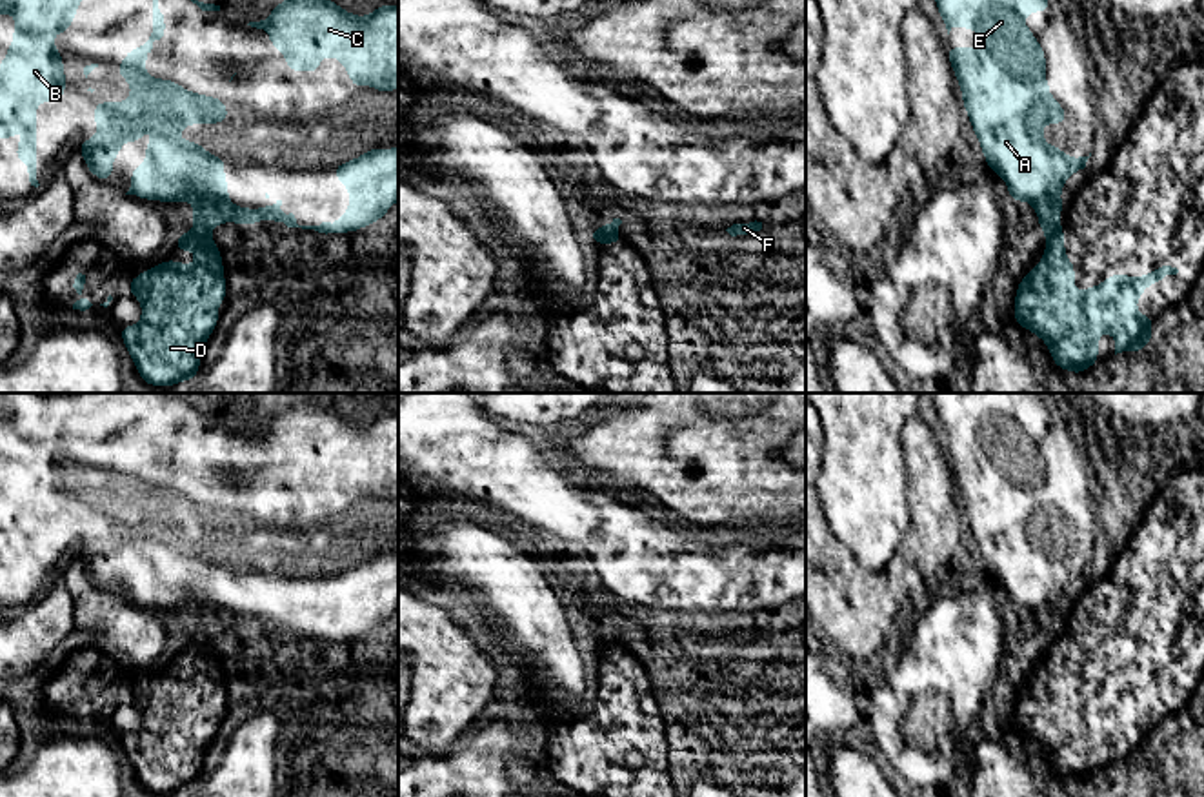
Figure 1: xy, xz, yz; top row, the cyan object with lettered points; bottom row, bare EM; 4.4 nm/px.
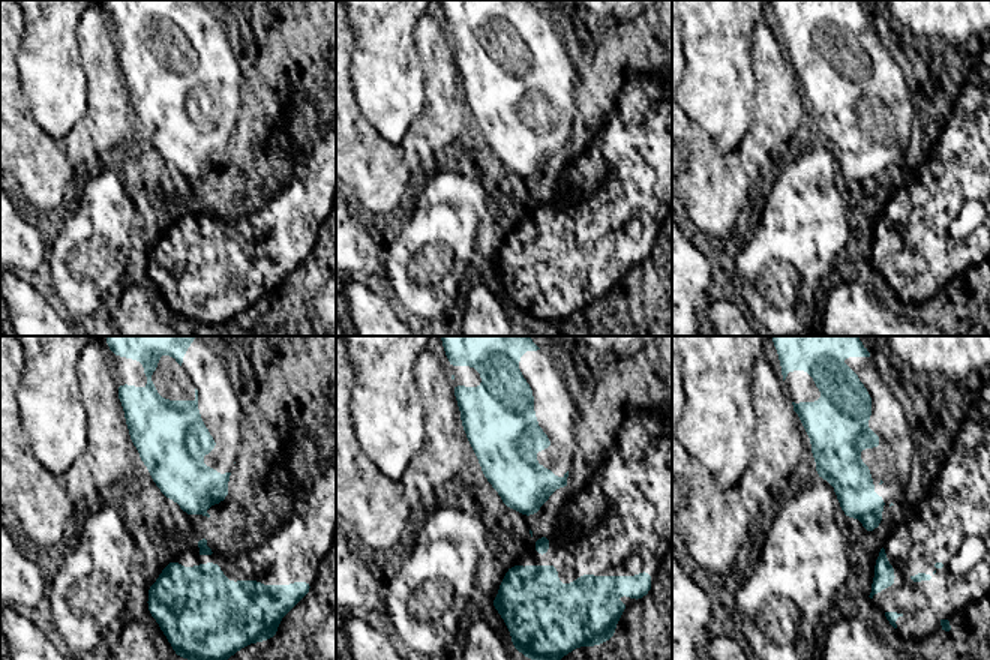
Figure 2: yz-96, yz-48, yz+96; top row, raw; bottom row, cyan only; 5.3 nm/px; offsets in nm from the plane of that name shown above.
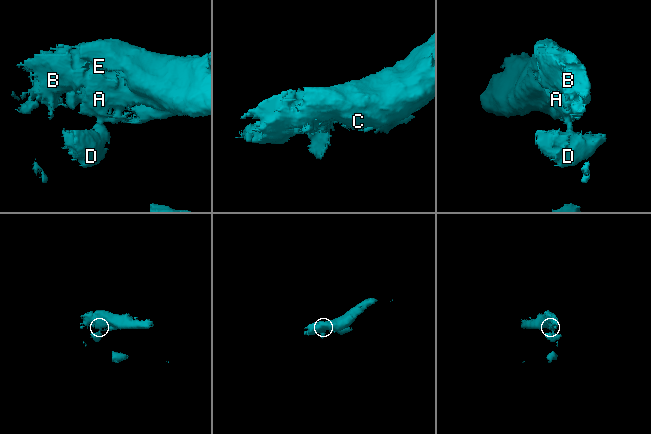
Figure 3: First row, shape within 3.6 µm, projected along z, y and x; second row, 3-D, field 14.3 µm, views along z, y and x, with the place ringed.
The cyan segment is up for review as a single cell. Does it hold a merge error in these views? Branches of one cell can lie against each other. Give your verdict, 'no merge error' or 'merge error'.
merge error

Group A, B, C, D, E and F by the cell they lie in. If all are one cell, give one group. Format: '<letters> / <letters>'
A B C E F / D

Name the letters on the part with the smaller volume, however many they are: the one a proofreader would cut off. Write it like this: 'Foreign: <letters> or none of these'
Foreign: D

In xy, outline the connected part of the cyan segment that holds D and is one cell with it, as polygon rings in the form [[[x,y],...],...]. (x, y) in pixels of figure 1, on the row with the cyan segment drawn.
[[[207,231],[178,233],[175,247],[196,251],[196,262],[184,266],[176,260],[162,260],[131,278],[127,286],[131,297],[142,304],[142,318],[135,326],[120,326],[120,337],[142,382],[160,388],[198,377],[204,346],[222,315],[216,308],[227,298],[224,258]]]

